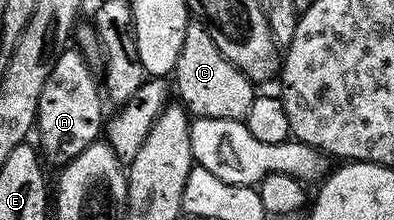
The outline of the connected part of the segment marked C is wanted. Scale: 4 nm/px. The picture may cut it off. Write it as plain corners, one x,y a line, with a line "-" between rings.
188,20
185,27
185,43
181,43
181,55
173,74
173,89
179,92
178,100
192,118
233,119
243,121
249,111
249,103
257,96
256,86
213,43
213,35
199,21

